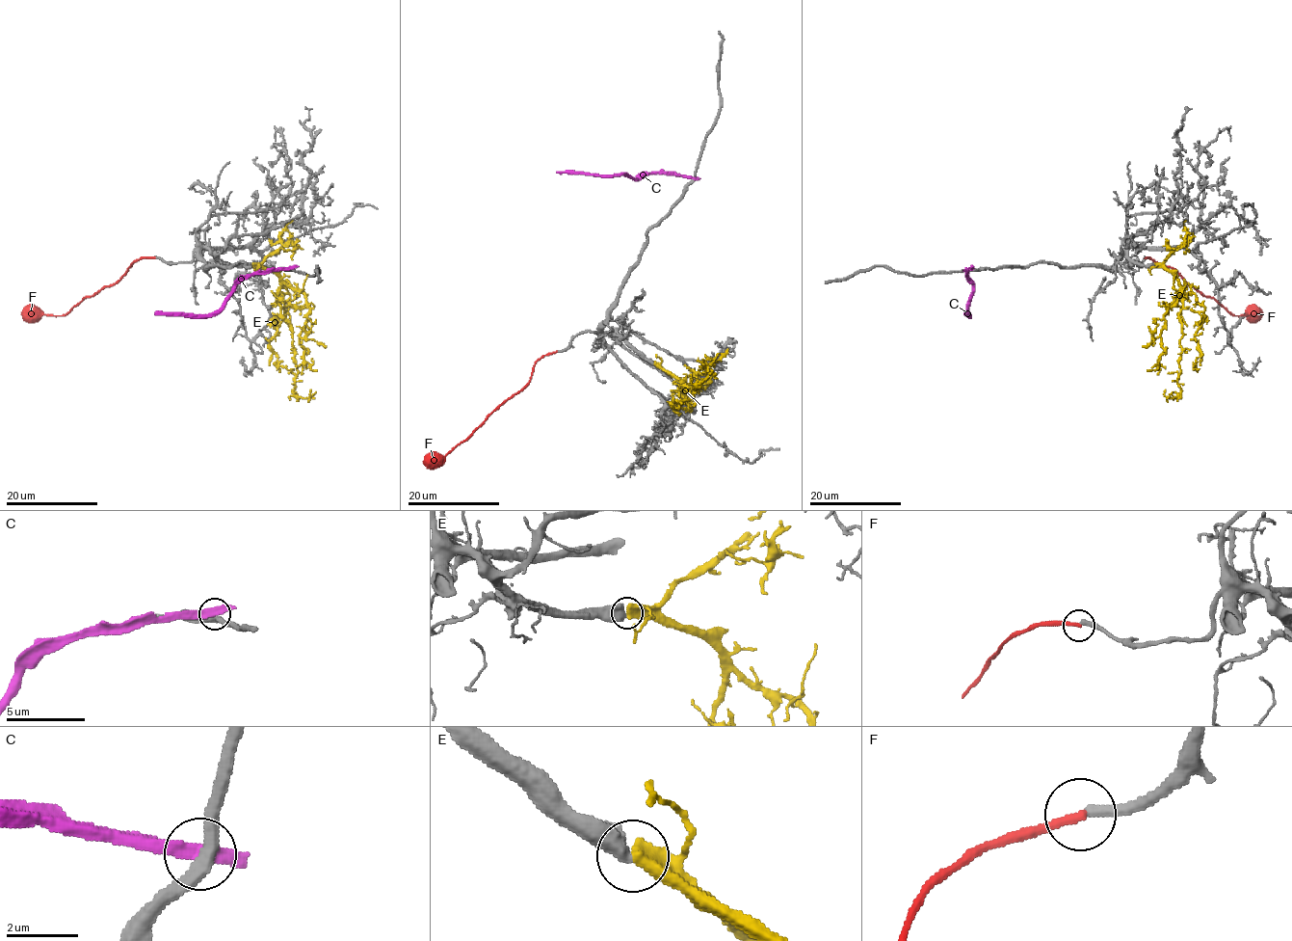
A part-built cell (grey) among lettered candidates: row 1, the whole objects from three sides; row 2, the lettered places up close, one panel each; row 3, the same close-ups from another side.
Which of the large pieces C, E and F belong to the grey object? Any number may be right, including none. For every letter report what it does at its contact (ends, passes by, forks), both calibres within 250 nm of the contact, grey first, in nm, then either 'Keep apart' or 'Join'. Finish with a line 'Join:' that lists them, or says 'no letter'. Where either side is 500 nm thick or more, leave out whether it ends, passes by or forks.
C: It passes by. Thickness 360 nm (grey) against 400 nm. Keep apart
E: Thickness 650 nm (grey) against 600 nm. Join
F: It ends there. Thickness 280 nm (grey) against 240 nm. Keep apart
Join: E

